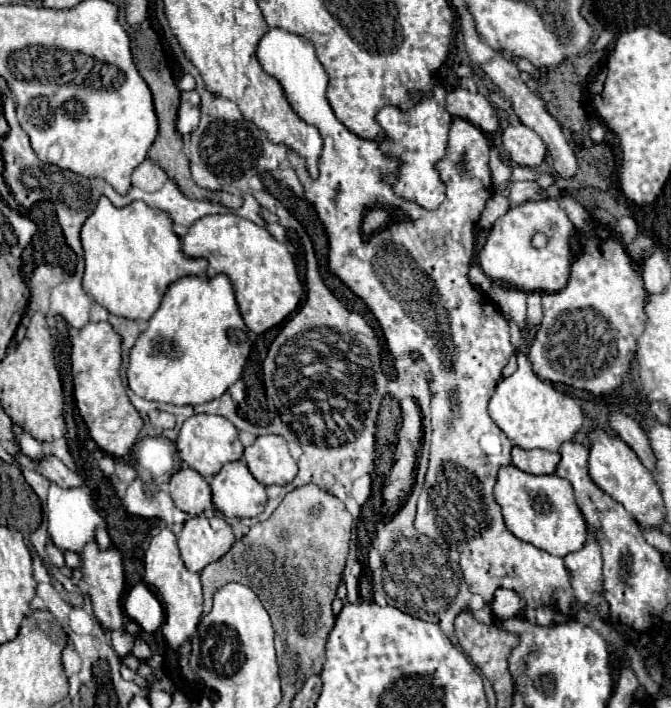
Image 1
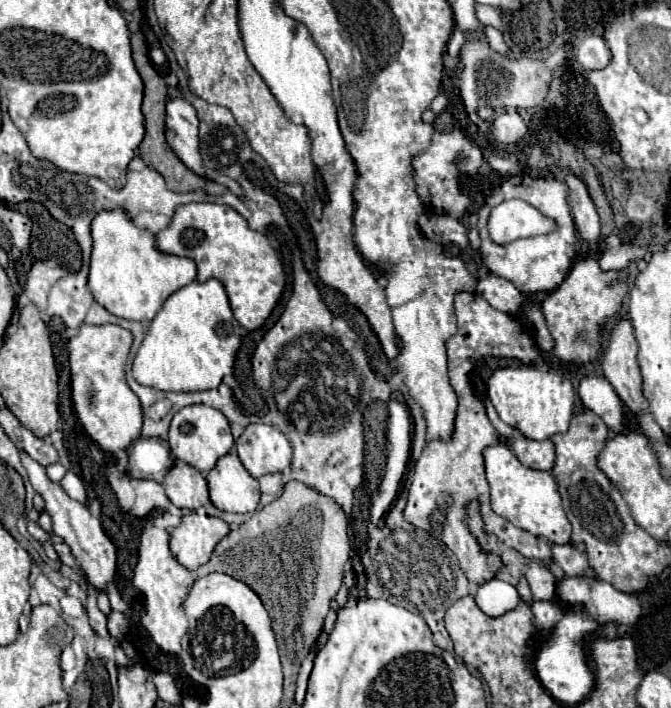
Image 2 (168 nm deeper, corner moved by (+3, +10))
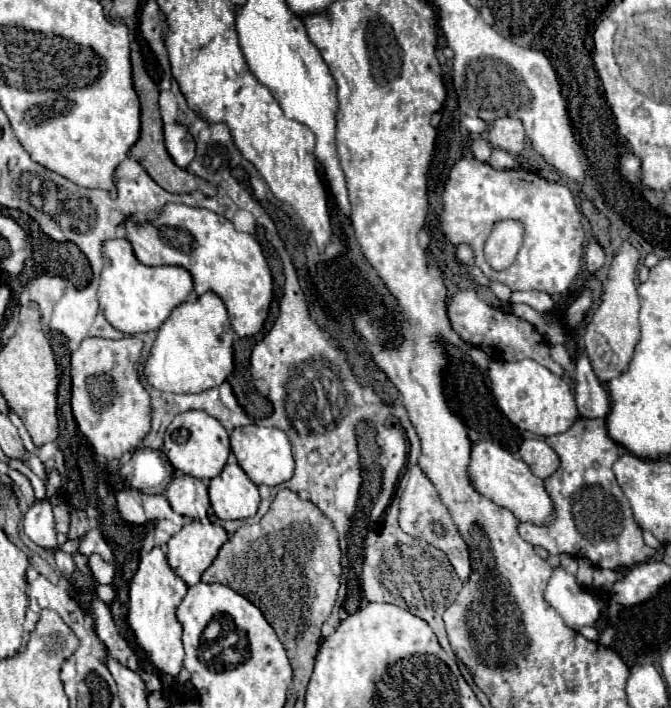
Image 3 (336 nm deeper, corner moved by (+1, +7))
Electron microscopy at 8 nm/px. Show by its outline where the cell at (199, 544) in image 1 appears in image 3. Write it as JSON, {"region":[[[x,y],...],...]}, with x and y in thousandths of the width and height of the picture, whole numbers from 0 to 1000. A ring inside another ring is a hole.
{"region":[[[288,734],[252,763],[252,799],[282,825],[294,825],[300,811],[314,799],[326,774],[338,766],[338,751],[326,740],[300,740]]]}

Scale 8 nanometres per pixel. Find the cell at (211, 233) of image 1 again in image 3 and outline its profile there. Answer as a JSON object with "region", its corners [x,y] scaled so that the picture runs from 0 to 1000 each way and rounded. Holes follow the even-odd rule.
{"region":[[[249,288],[234,311],[213,319],[198,319],[186,311],[189,336],[198,345],[201,362],[219,376],[258,373],[285,384],[291,412],[320,412],[338,432],[347,466],[356,475],[377,475],[392,463],[404,424],[407,393],[398,364],[386,342],[365,328],[347,322],[344,311],[306,294],[285,294],[276,288]]]}

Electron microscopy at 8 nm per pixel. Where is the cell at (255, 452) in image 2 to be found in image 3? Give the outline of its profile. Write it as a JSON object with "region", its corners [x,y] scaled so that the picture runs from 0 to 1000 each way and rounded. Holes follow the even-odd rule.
{"region":[[[383,599],[350,605],[344,613],[344,636],[353,644],[356,658],[365,664],[365,669],[383,686],[386,684],[413,686],[437,672],[440,650],[437,650],[437,638],[434,638],[434,624],[431,624],[428,613],[416,605],[392,605]]]}

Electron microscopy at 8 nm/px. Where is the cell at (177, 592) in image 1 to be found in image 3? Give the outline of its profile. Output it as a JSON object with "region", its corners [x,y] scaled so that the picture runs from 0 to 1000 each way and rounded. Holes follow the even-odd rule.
{"region":[[[225,774],[210,780],[207,805],[198,814],[192,836],[192,870],[189,879],[207,907],[207,912],[222,924],[228,938],[246,952],[264,955],[273,941],[273,910],[270,910],[270,881],[261,870],[267,850],[279,836],[276,819],[258,808],[249,797],[249,785],[240,774]]]}

